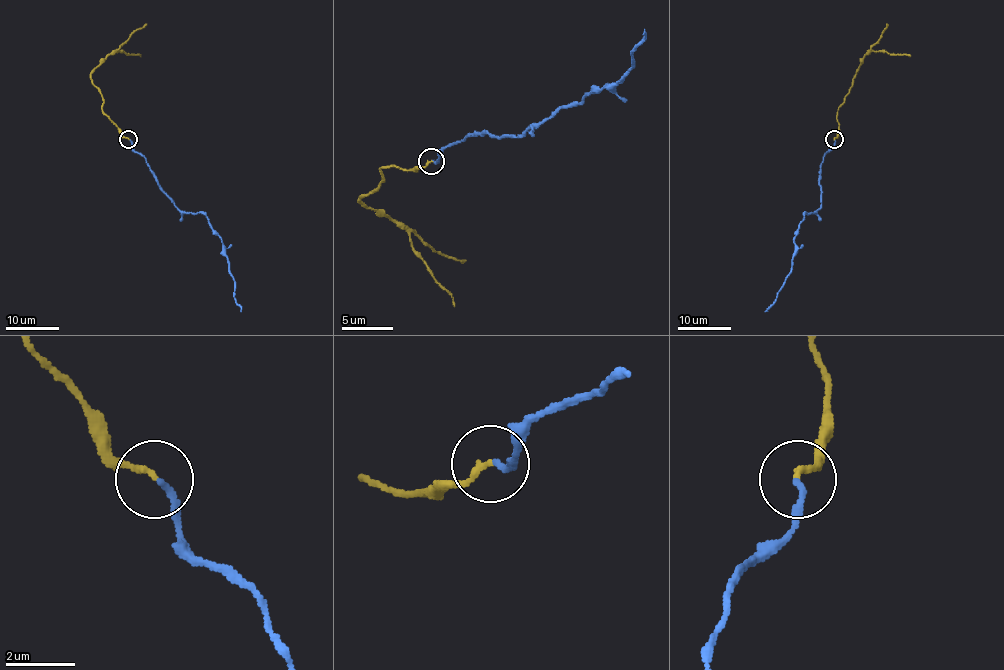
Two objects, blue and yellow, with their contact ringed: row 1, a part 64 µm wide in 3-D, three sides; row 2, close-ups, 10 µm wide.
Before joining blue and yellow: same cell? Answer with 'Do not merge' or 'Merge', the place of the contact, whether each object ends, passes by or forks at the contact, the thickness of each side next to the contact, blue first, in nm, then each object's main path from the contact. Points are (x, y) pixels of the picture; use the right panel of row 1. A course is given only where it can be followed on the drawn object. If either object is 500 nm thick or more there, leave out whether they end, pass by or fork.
Merge. Place: (834, 139). At the ring blue ends. At the ring yellow ends. Thickness 170 nm (blue) against 180 nm. Course of blue: (834, 139), (820, 168), (821, 206), (805, 214), (794, 240), (792, 271), (777, 298), (765, 311). Course of yellow: (834, 139), (839, 135), (837, 111), (860, 61), (872, 51), (911, 56)

